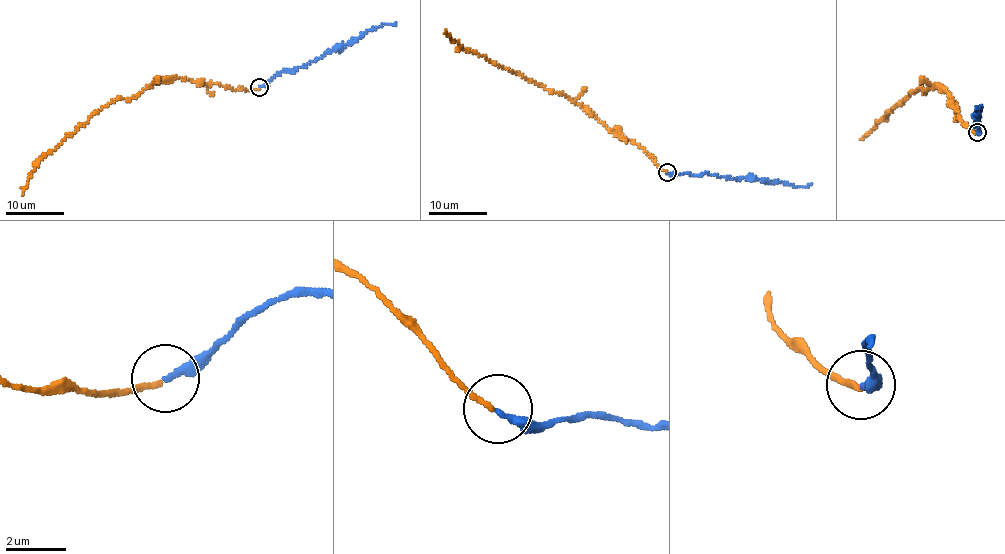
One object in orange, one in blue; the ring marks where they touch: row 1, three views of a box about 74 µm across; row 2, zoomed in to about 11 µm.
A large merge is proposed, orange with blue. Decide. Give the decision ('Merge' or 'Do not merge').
Do not merge

